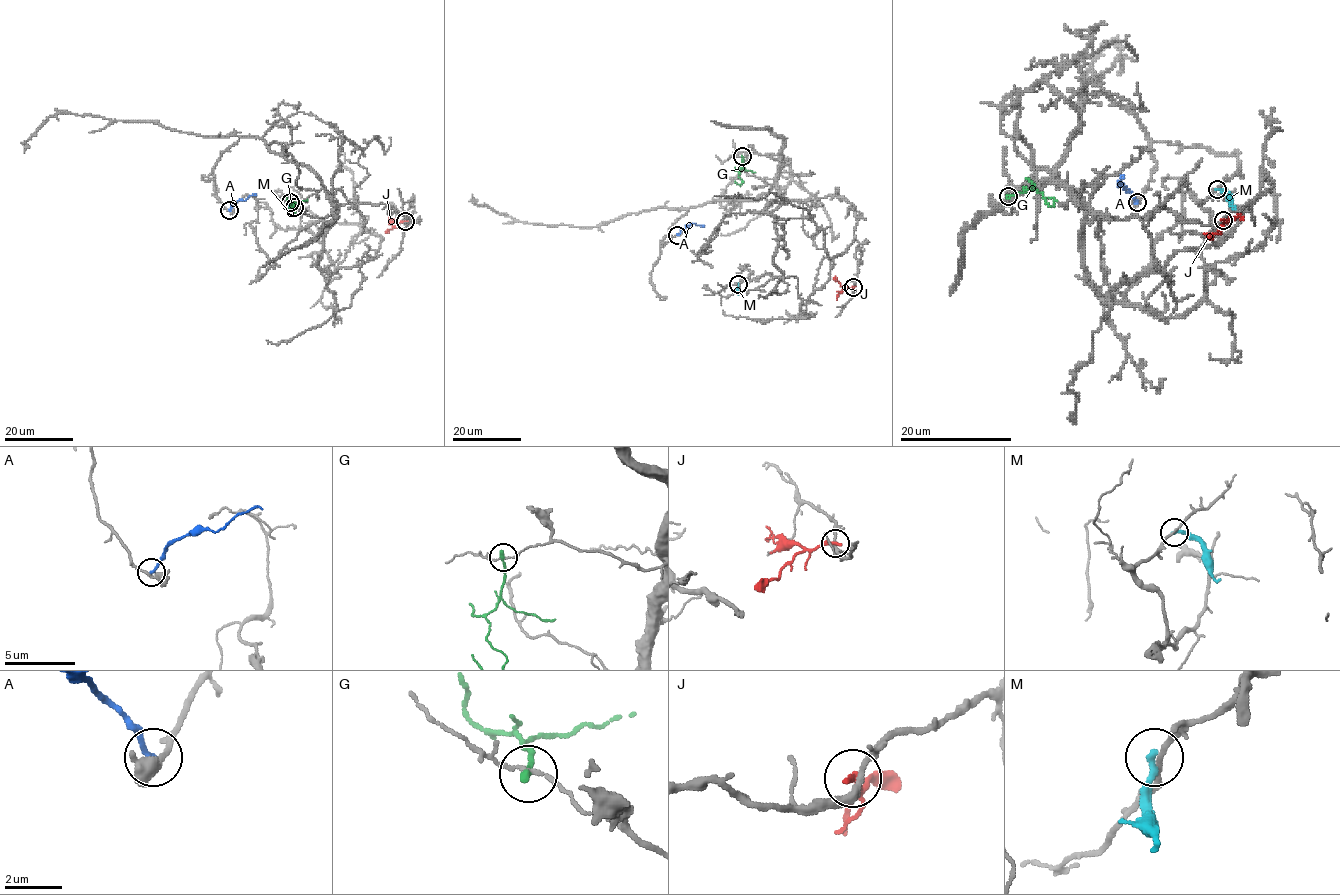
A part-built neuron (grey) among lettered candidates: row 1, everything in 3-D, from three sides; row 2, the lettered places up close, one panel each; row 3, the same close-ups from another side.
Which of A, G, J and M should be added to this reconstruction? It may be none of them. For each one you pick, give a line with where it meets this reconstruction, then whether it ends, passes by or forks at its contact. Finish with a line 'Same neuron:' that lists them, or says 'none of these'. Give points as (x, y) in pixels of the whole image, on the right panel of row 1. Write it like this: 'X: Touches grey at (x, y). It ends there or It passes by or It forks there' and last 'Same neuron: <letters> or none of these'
A: Touches grey at (1137, 202). It ends there
Same neuron: A

